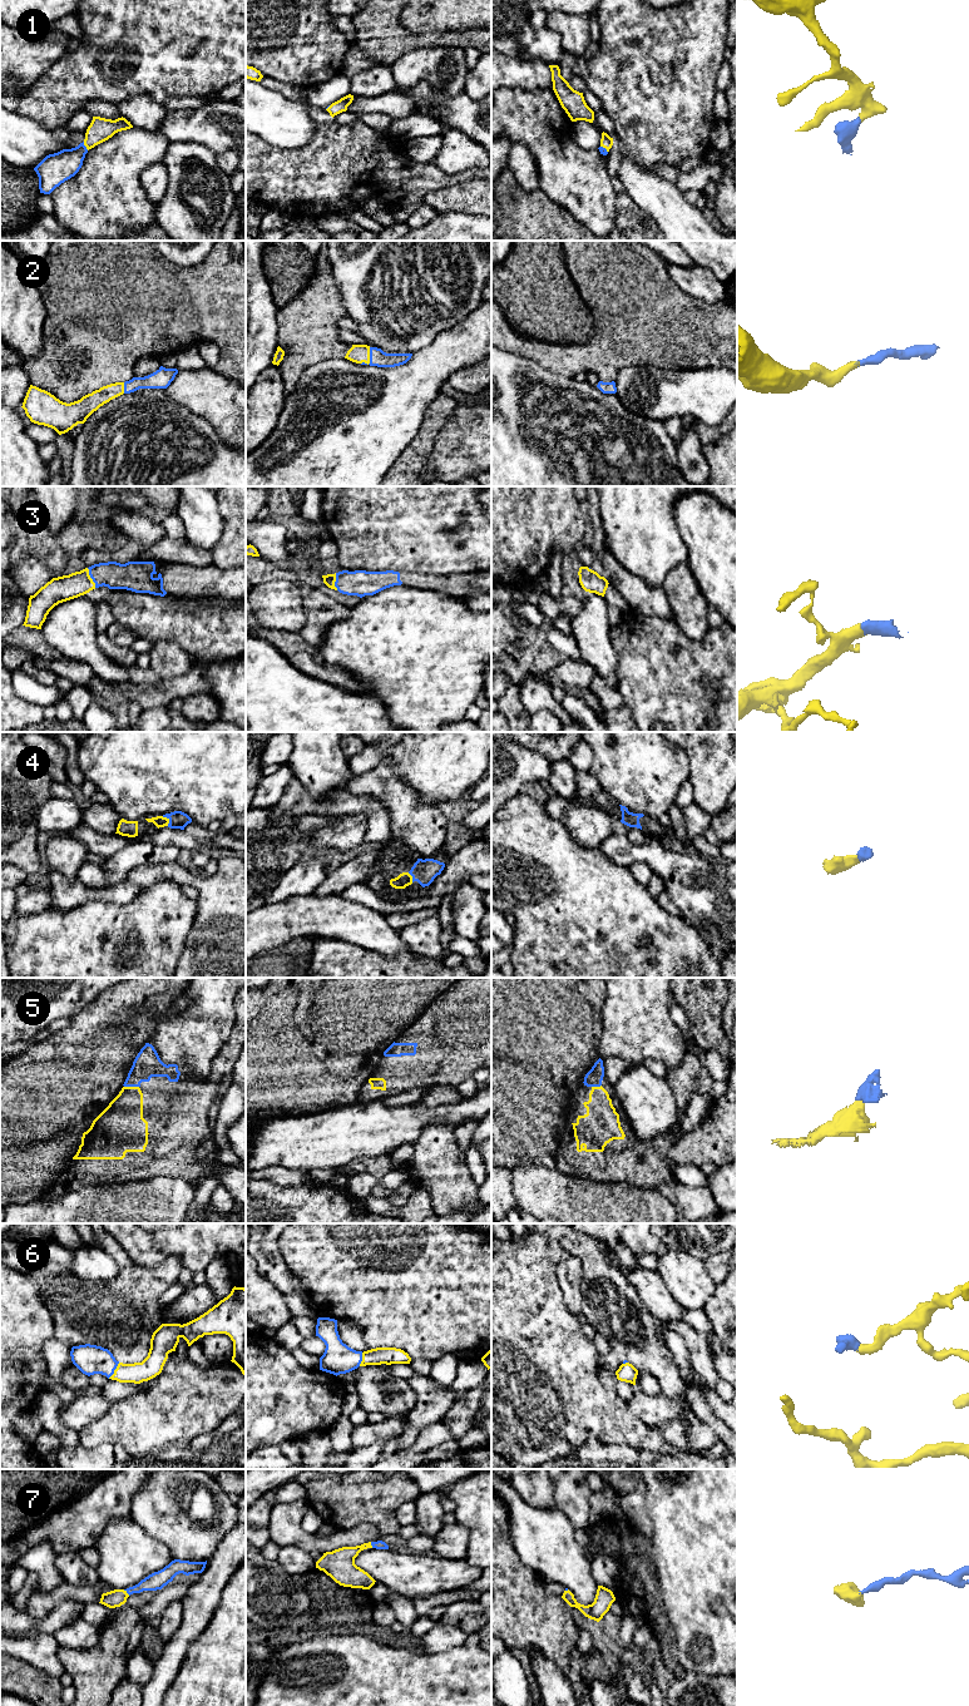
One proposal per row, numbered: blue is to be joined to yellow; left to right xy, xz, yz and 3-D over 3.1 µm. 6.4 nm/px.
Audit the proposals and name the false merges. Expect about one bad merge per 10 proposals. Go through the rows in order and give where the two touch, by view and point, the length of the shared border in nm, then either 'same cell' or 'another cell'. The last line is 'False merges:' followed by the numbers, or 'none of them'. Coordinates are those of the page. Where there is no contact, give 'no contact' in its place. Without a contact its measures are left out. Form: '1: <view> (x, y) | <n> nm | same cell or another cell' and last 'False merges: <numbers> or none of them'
1: xy (84, 144) | 70 nm | same cell
2: xz (369, 359) | 130 nm | same cell
3: xy (90, 578) | 140 nm | same cell
4: xy (168, 820) | 80 nm | same cell
5: xy (132, 1087) | 100 nm | same cell
6: xy (114, 1370) | 130 nm | same cell
7: xy (125, 1592) | 60 nm | same cell
False merges: none of them

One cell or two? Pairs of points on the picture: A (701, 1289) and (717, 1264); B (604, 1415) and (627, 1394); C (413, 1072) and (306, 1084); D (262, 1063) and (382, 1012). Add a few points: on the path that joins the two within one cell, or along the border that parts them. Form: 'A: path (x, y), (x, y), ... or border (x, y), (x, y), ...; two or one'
A: border (702, 1261), (710, 1276), (717, 1282); two
B: border (617, 1380), (617, 1393), (626, 1402); two
C: border (382, 1054), (370, 1077); two
D: path (292, 1046), (335, 1012), (352, 1012); one

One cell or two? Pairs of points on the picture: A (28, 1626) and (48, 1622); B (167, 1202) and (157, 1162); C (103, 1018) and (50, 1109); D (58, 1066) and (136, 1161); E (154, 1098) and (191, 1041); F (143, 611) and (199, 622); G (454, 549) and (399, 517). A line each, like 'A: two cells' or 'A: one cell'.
A: one cell
B: two cells
C: one cell
D: two cells
E: two cells
F: one cell
G: one cell

